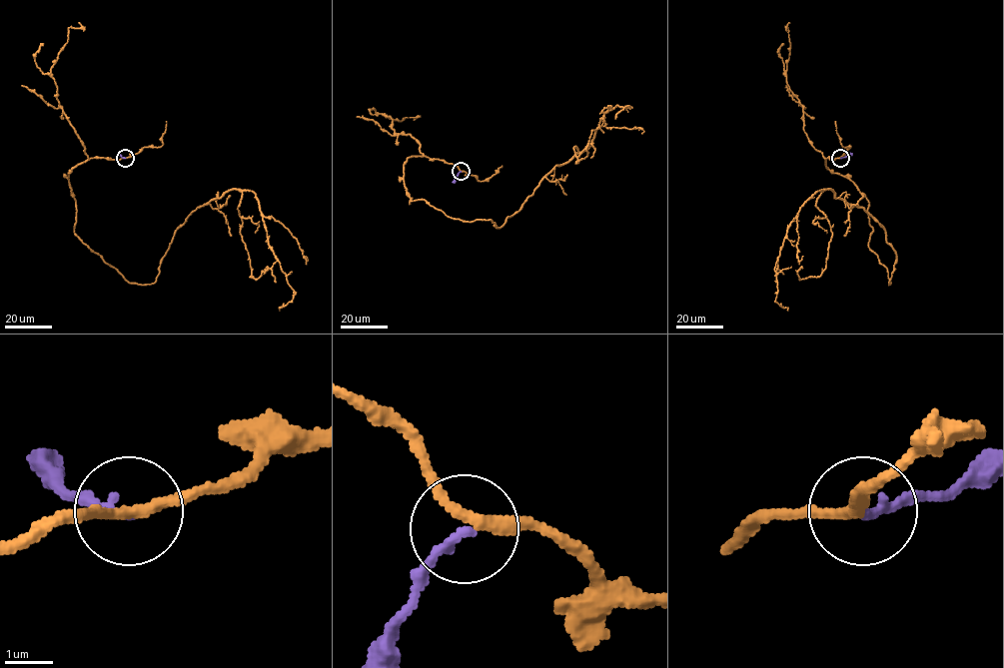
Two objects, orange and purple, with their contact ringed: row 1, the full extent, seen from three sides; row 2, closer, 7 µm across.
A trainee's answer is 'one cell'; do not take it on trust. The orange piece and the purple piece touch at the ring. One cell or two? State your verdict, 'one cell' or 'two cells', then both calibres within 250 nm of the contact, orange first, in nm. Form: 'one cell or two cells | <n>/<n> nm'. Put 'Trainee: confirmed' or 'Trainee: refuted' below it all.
one cell | 220/190 nm
Trainee: confirmed

